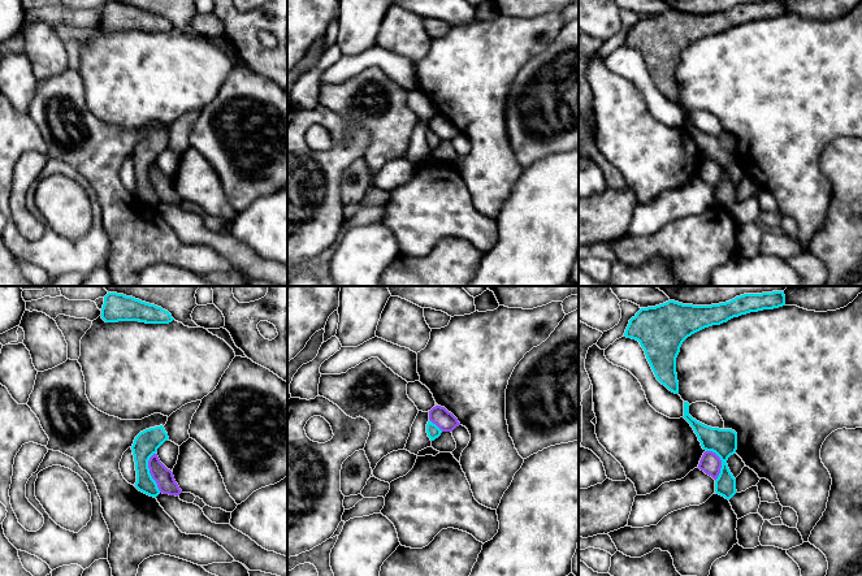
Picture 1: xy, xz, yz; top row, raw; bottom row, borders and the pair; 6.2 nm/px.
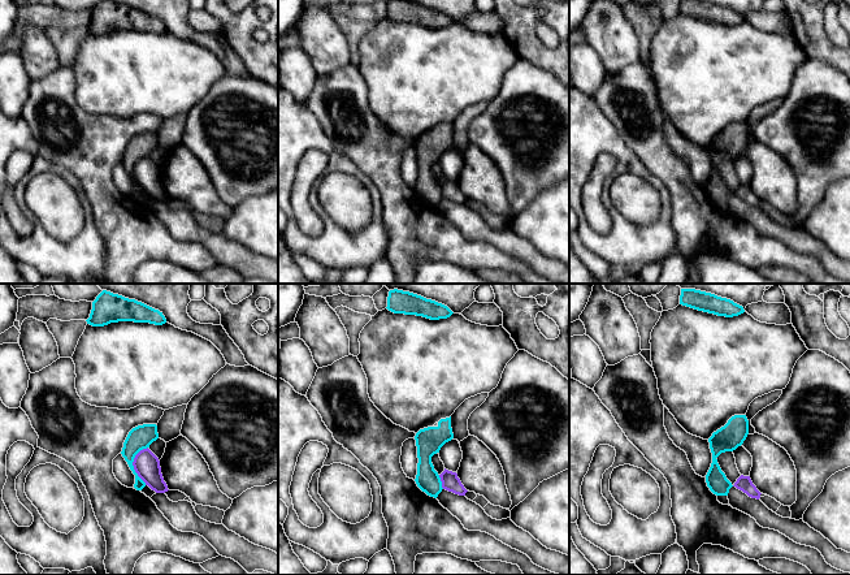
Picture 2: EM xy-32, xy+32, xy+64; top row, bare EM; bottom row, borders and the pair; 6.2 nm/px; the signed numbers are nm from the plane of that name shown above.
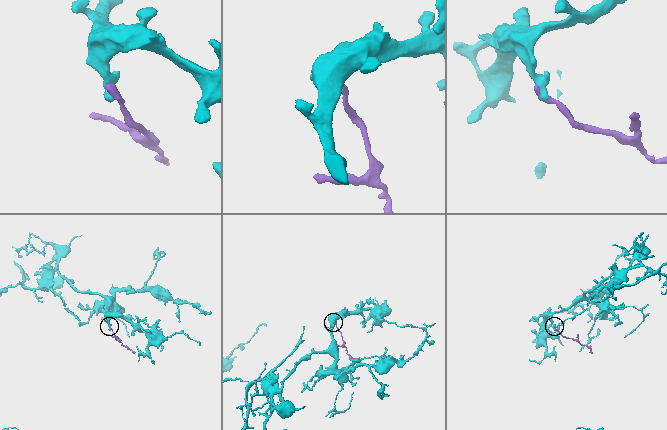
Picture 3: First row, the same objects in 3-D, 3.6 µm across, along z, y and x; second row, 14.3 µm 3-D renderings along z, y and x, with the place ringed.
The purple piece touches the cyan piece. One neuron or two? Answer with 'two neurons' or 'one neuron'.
two neurons

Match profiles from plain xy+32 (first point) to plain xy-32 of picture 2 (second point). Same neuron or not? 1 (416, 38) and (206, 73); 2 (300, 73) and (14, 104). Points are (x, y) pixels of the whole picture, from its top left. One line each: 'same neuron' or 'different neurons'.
1: same neuron
2: same neuron

